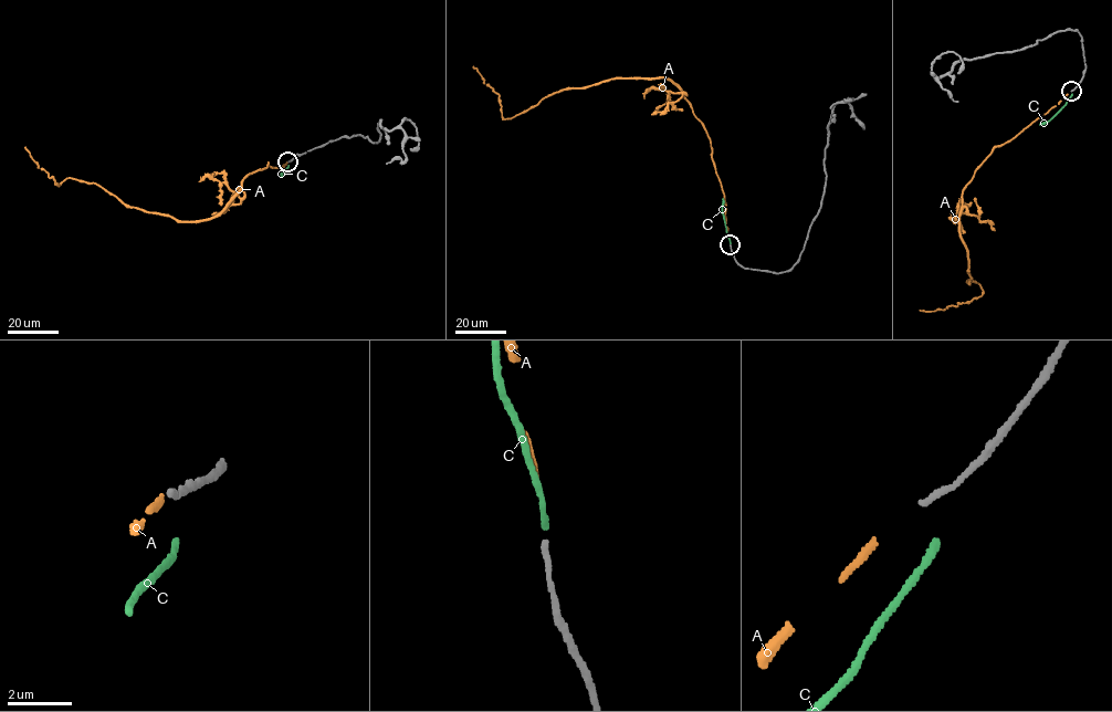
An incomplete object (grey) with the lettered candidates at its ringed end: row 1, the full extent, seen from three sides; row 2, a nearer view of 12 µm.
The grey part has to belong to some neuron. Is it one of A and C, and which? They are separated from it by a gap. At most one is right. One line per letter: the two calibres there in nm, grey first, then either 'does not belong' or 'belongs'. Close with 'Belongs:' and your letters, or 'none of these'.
A: 180/190 nm | belongs
C: 180/190 nm | does not belong
Belongs: A

